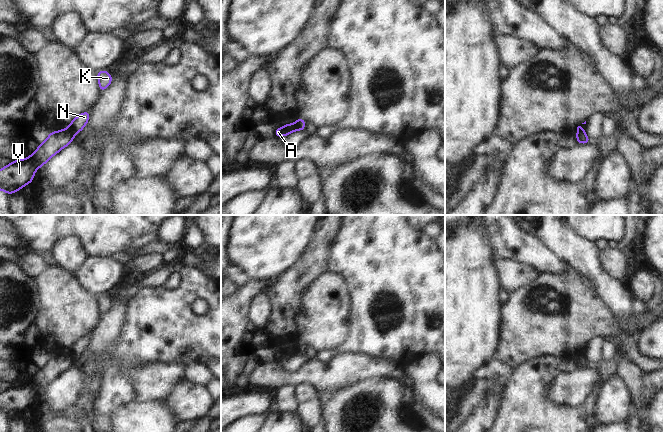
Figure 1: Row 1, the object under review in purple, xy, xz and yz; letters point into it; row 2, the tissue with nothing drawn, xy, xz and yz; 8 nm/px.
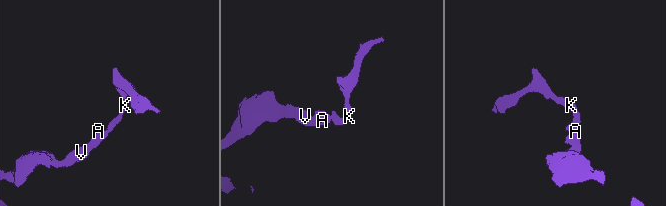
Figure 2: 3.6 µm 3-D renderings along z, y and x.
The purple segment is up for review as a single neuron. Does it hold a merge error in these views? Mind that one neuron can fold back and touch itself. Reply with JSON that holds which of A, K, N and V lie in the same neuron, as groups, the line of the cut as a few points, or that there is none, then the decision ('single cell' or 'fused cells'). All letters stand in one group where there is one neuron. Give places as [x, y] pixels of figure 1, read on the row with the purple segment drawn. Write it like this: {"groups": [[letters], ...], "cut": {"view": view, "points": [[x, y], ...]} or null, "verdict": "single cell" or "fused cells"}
{"groups": [["A", "V"], ["K", "N"]], "cut": {"view": "xy", "points": [[68, 128], [74, 134]]}, "verdict": "fused cells"}

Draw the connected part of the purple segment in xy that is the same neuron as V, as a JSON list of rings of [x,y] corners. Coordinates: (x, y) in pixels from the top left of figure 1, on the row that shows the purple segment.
[[[69,129],[50,132],[48,138],[29,157],[16,160],[0,169],[0,189],[14,194],[23,186],[32,183],[34,173],[61,149],[72,143],[75,134]]]

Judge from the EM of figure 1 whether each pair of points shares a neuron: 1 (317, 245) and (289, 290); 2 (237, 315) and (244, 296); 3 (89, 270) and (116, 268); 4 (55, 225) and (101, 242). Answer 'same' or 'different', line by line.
1: same
2: same
3: same
4: same

